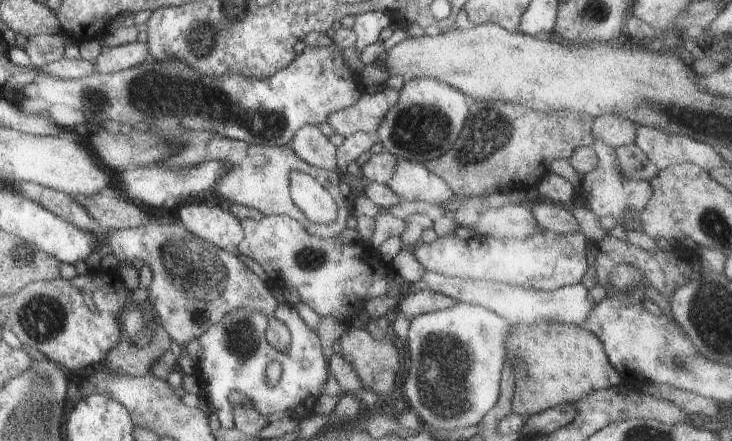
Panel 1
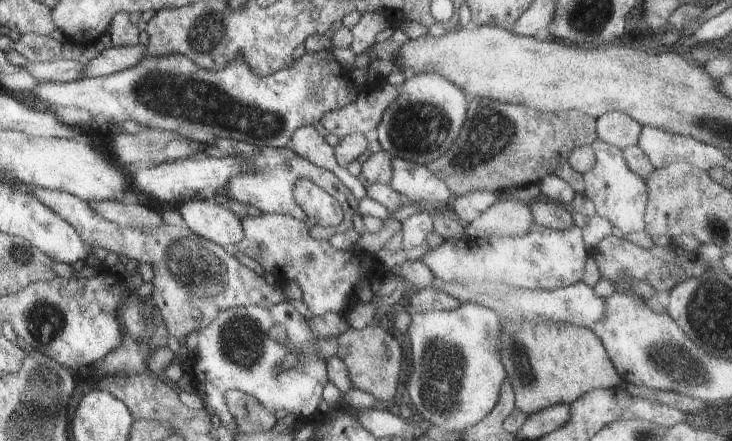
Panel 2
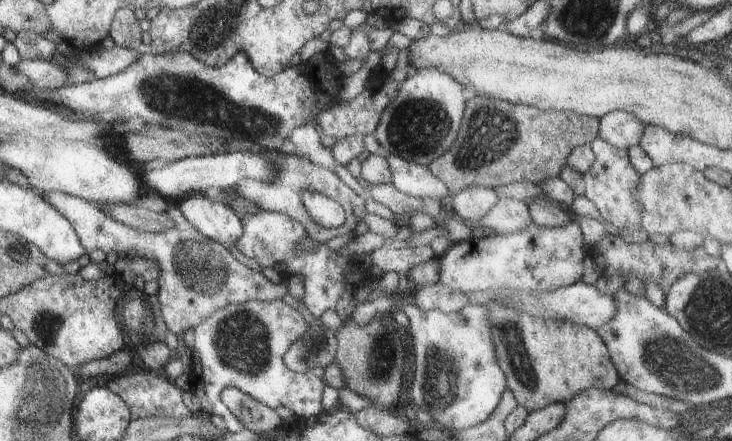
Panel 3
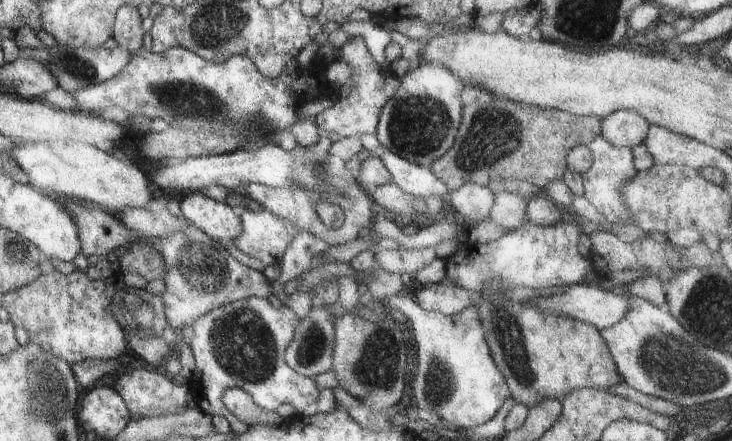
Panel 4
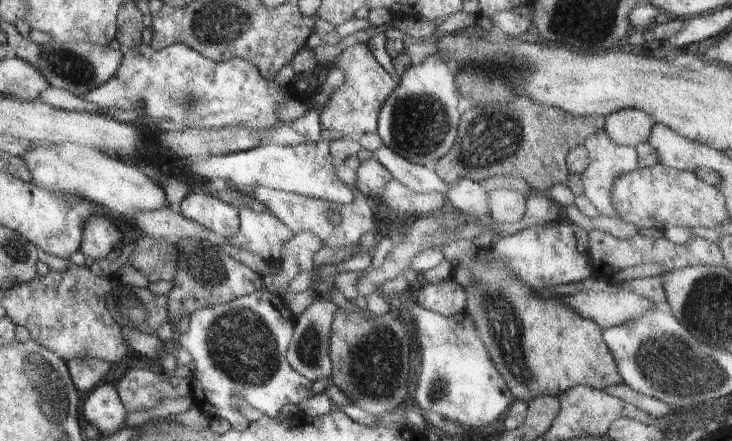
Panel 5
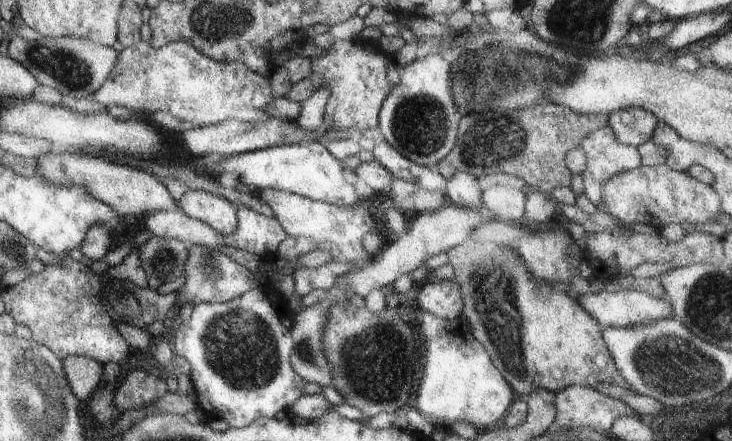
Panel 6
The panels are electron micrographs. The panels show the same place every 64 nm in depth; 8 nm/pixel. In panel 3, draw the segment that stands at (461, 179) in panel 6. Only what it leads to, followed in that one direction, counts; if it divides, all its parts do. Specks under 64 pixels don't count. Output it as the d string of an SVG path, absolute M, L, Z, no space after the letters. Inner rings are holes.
M467 186L465 190L451 196L451 208L459 220L467 222L469 226L475 226L497 202L497 194L491 188L477 188Z

